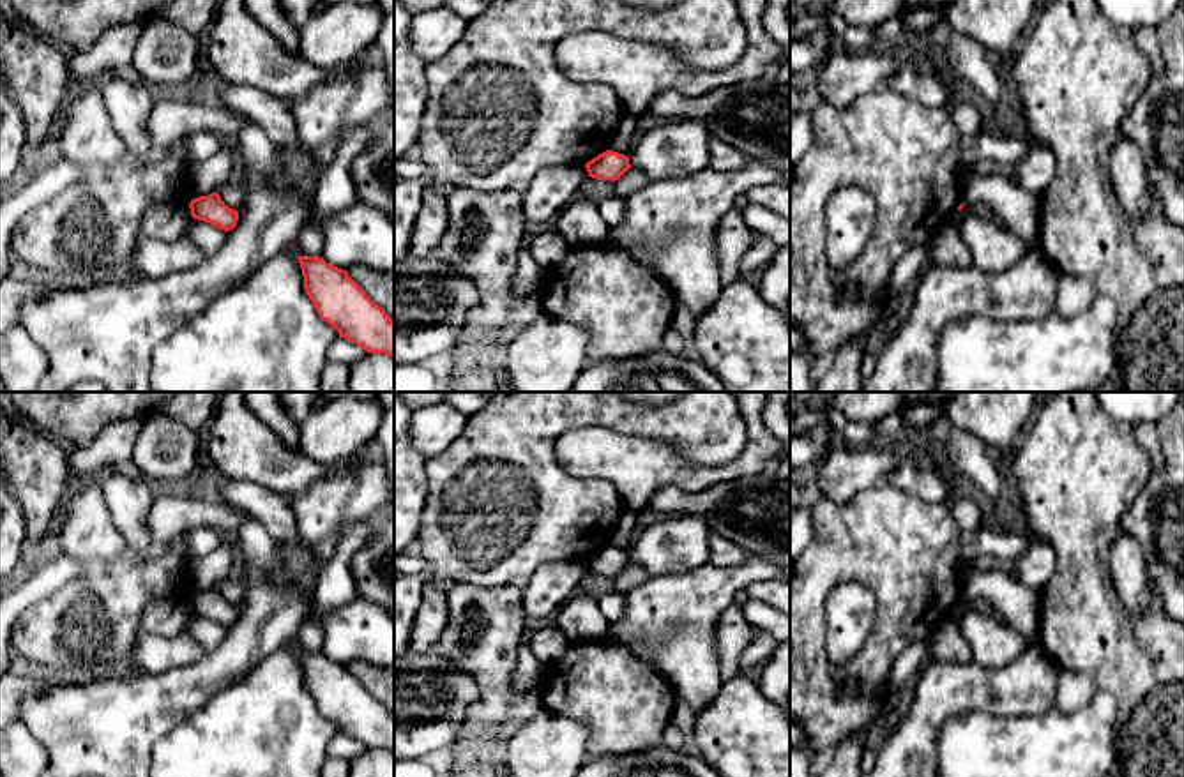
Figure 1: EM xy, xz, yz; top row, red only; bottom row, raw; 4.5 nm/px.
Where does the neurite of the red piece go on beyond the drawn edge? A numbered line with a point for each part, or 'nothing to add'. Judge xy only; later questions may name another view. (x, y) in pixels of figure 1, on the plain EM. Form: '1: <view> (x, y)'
nothing to add

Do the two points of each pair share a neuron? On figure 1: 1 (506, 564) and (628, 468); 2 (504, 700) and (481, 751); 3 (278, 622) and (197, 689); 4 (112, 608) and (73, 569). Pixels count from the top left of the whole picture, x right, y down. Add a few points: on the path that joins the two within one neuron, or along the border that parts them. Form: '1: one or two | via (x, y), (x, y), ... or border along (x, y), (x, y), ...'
1: two | border along (571, 472), (580, 477), (608, 479), (626, 507)
2: one | via (497, 712), (481, 731), (481, 739)
3: one | via (258, 633), (216, 671)
4: two | border along (92, 569), (68, 581), (45, 599)

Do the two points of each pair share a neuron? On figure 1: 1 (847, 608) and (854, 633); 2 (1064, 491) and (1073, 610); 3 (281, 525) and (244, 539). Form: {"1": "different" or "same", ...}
{"1": "same", "2": "same", "3": "different"}

